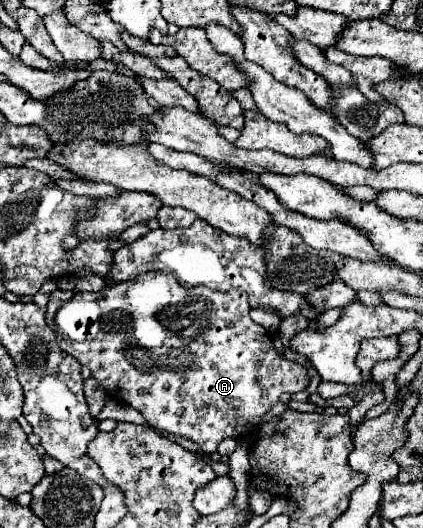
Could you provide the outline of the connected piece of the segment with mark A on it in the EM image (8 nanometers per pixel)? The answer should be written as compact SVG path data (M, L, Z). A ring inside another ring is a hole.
M146 272L136 276L136 280L128 280L128 282L120 282L114 286L106 286L100 292L78 292L74 294L72 300L68 300L58 312L56 312L56 336L58 336L58 346L62 352L70 354L72 358L76 358L82 366L92 370L92 376L96 380L100 380L100 384L104 384L104 390L114 398L120 400L132 408L136 408L152 426L156 426L158 430L166 430L184 438L194 440L204 452L214 454L216 446L220 440L232 436L236 440L246 438L250 432L258 430L258 424L262 420L262 416L280 400L282 392L300 392L306 390L310 384L310 376L308 370L302 364L296 364L292 360L280 358L278 352L274 350L272 338L268 334L268 330L264 330L260 324L256 324L250 316L250 306L248 306L248 296L242 288L232 288L228 292L216 292L210 290L206 286L194 286L194 288L184 288L178 284L176 276L172 272Z

